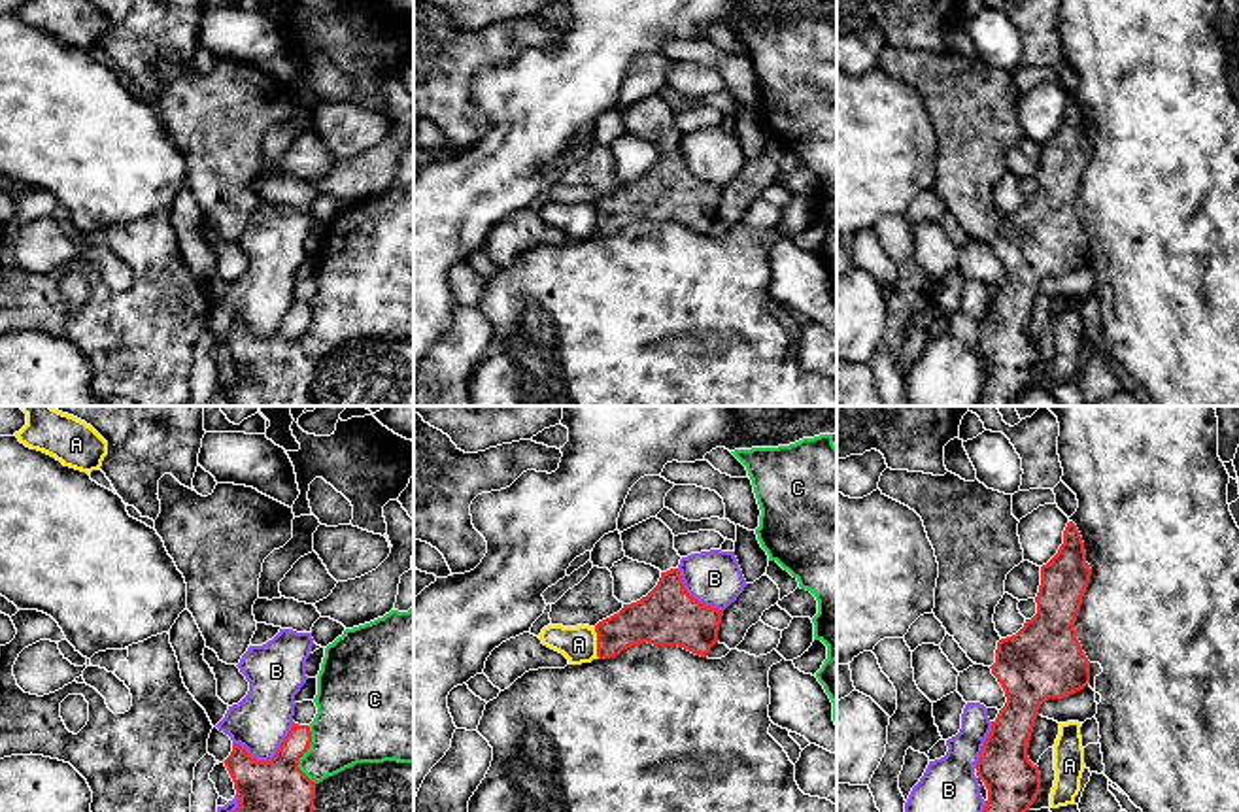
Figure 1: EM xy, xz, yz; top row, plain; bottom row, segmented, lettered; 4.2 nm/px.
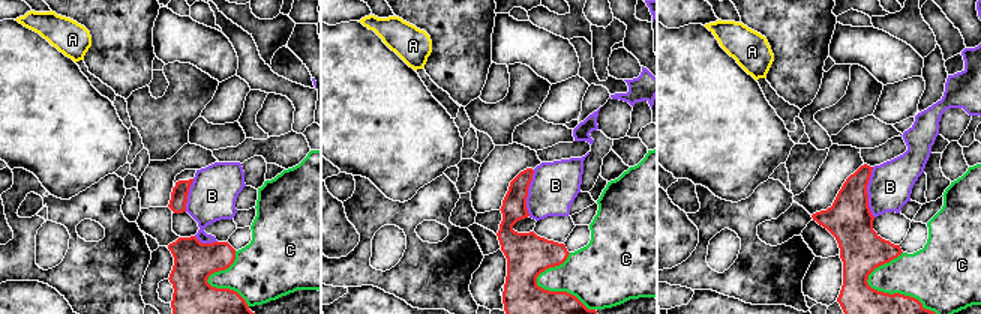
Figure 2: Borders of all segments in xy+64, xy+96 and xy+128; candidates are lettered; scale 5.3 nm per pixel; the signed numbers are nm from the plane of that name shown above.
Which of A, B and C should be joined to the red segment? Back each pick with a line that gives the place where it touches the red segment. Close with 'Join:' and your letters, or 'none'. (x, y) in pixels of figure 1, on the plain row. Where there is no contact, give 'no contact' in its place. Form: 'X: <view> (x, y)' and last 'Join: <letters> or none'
Join: none

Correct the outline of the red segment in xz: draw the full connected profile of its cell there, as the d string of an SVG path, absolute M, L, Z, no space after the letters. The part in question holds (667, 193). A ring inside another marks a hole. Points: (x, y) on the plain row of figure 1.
M650 94L623 110L625 134L661 147L657 162L640 178L599 198L597 234L610 236L638 221L678 223L706 234L718 219L723 187L693 176L682 159L672 108Z

